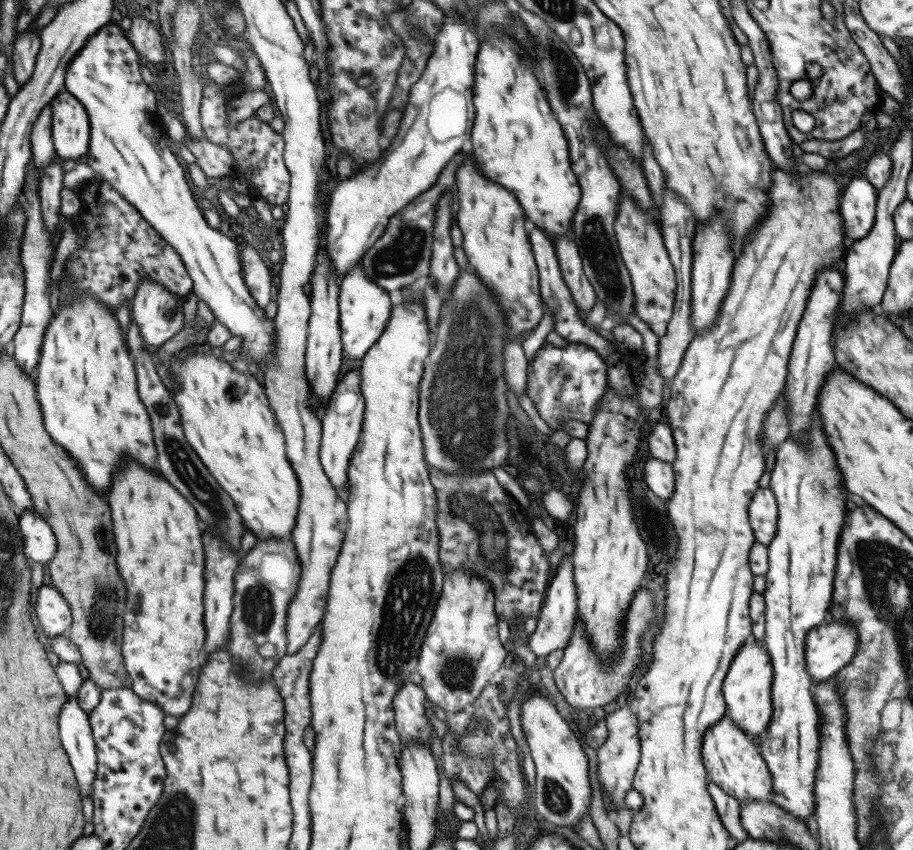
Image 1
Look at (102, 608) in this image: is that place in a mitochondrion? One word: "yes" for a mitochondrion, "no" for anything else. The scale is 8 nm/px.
yes

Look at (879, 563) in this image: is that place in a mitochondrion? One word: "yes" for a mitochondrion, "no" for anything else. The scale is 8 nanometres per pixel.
yes

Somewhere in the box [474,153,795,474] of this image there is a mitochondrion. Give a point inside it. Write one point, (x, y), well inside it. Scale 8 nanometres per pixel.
(593, 235)

